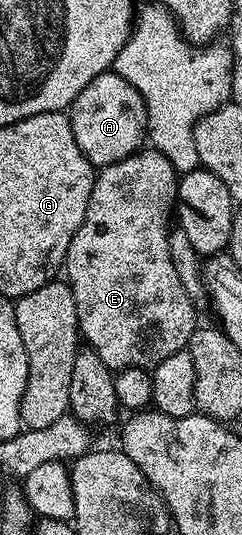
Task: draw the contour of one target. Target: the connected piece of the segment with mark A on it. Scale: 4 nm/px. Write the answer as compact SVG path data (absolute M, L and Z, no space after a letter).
M113 69L97 75L74 98L68 108L68 114L72 125L72 137L76 137L80 153L88 157L95 169L118 163L121 159L135 154L147 138L145 101L136 88Z

